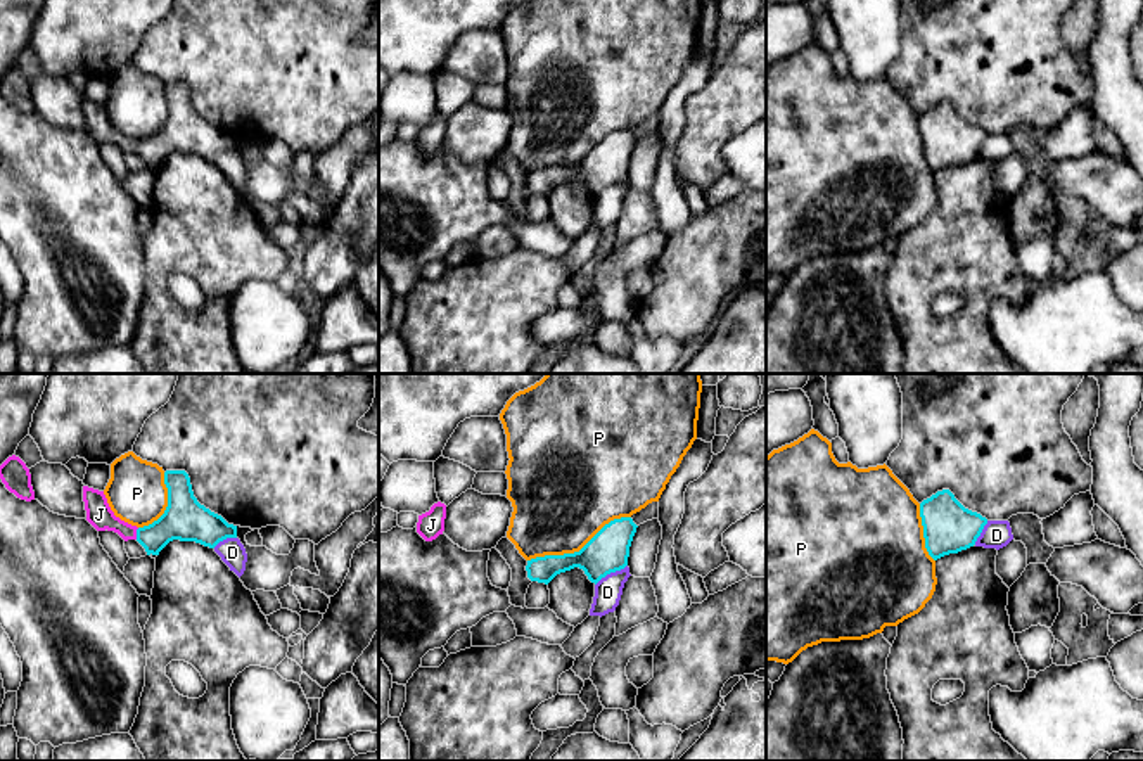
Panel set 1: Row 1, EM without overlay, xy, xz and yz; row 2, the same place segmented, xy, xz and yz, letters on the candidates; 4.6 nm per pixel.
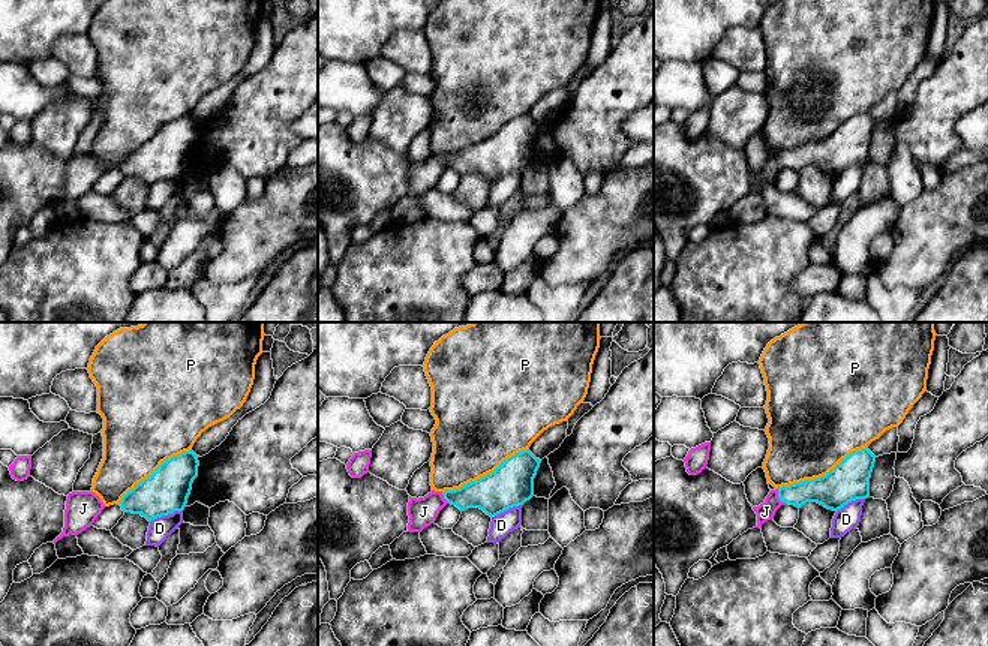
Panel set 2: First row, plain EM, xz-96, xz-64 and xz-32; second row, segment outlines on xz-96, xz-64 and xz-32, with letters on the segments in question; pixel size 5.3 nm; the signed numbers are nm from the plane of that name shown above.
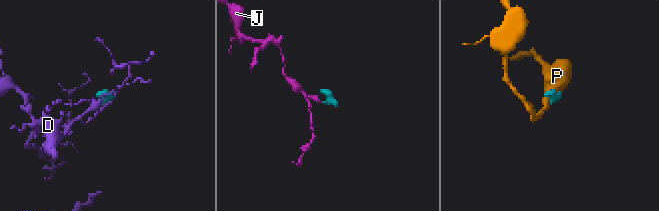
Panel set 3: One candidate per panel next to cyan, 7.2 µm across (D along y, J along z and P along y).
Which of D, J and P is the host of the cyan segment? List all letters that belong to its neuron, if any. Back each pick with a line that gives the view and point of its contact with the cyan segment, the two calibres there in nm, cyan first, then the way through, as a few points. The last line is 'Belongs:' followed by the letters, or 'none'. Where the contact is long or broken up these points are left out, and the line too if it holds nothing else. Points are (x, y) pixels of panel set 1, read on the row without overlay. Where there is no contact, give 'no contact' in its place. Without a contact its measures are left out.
D: meets cyan in xz at (611, 184); 190 nm thick on the cyan side, 130 nm on the other
Belongs: D

